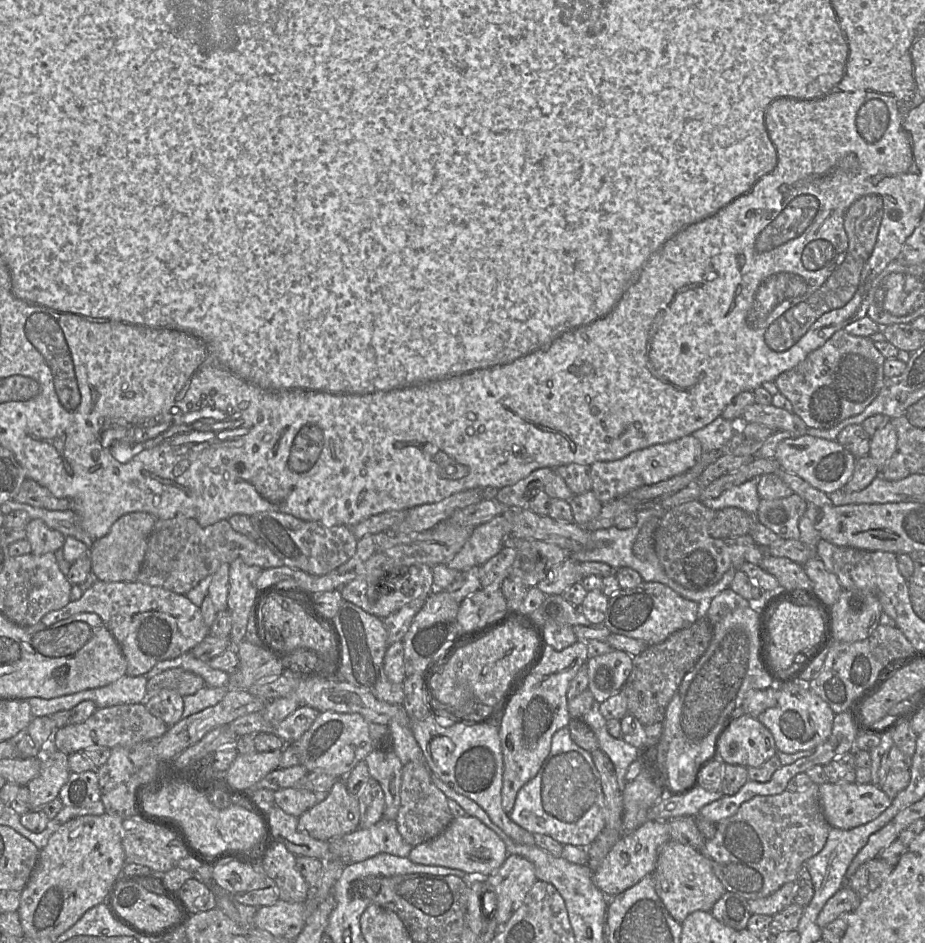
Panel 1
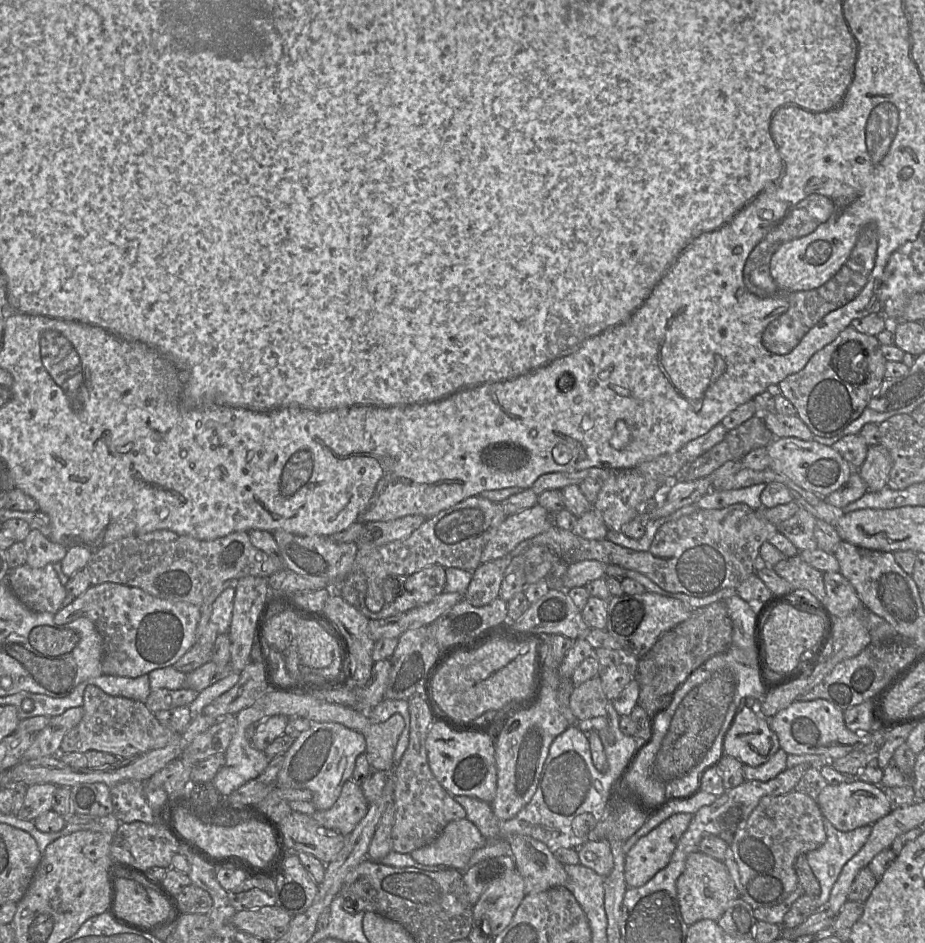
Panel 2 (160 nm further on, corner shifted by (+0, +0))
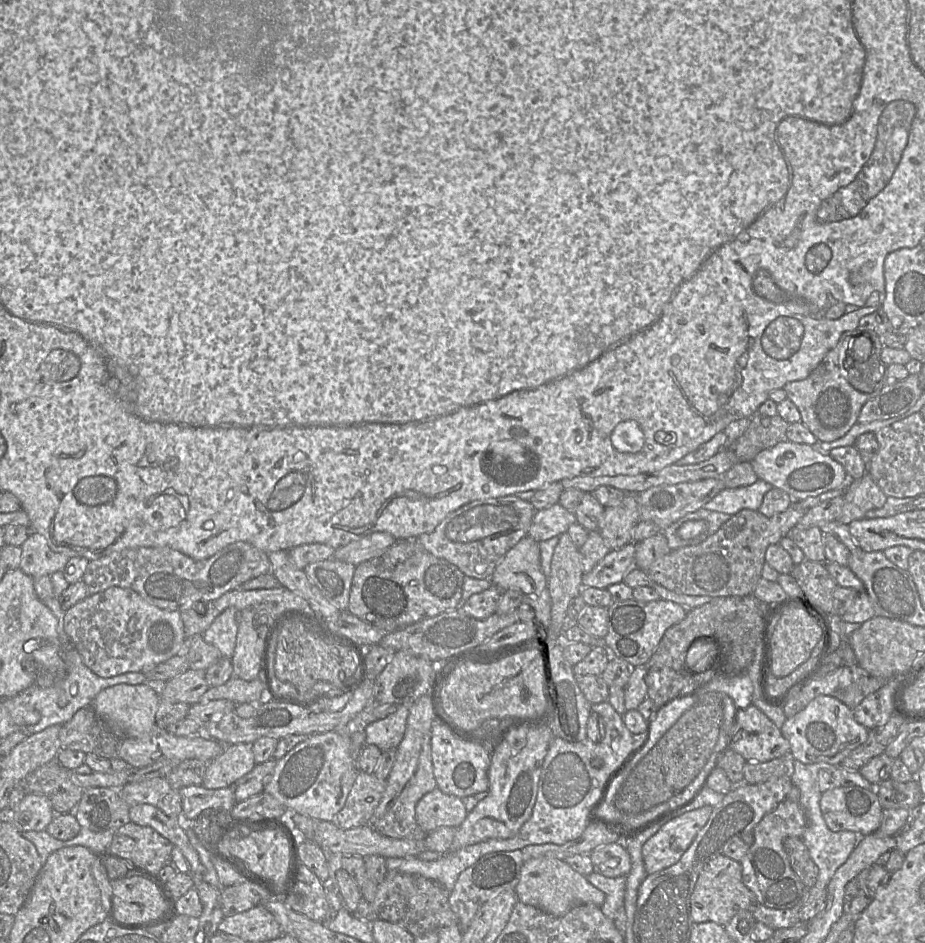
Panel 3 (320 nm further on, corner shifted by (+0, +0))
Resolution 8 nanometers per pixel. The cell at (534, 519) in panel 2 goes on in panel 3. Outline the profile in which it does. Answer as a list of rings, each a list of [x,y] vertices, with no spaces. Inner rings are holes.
[[[556,503],[535,512],[527,535],[536,542],[541,542],[566,533],[576,522],[575,513]]]

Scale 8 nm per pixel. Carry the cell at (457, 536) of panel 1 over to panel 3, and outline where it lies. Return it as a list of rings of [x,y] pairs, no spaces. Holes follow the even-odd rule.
[[[515,495],[472,501],[449,513],[431,533],[424,533],[417,539],[424,548],[437,558],[447,560],[457,566],[466,576],[476,579],[490,579],[497,563],[527,536],[536,510],[530,501],[522,500]]]

